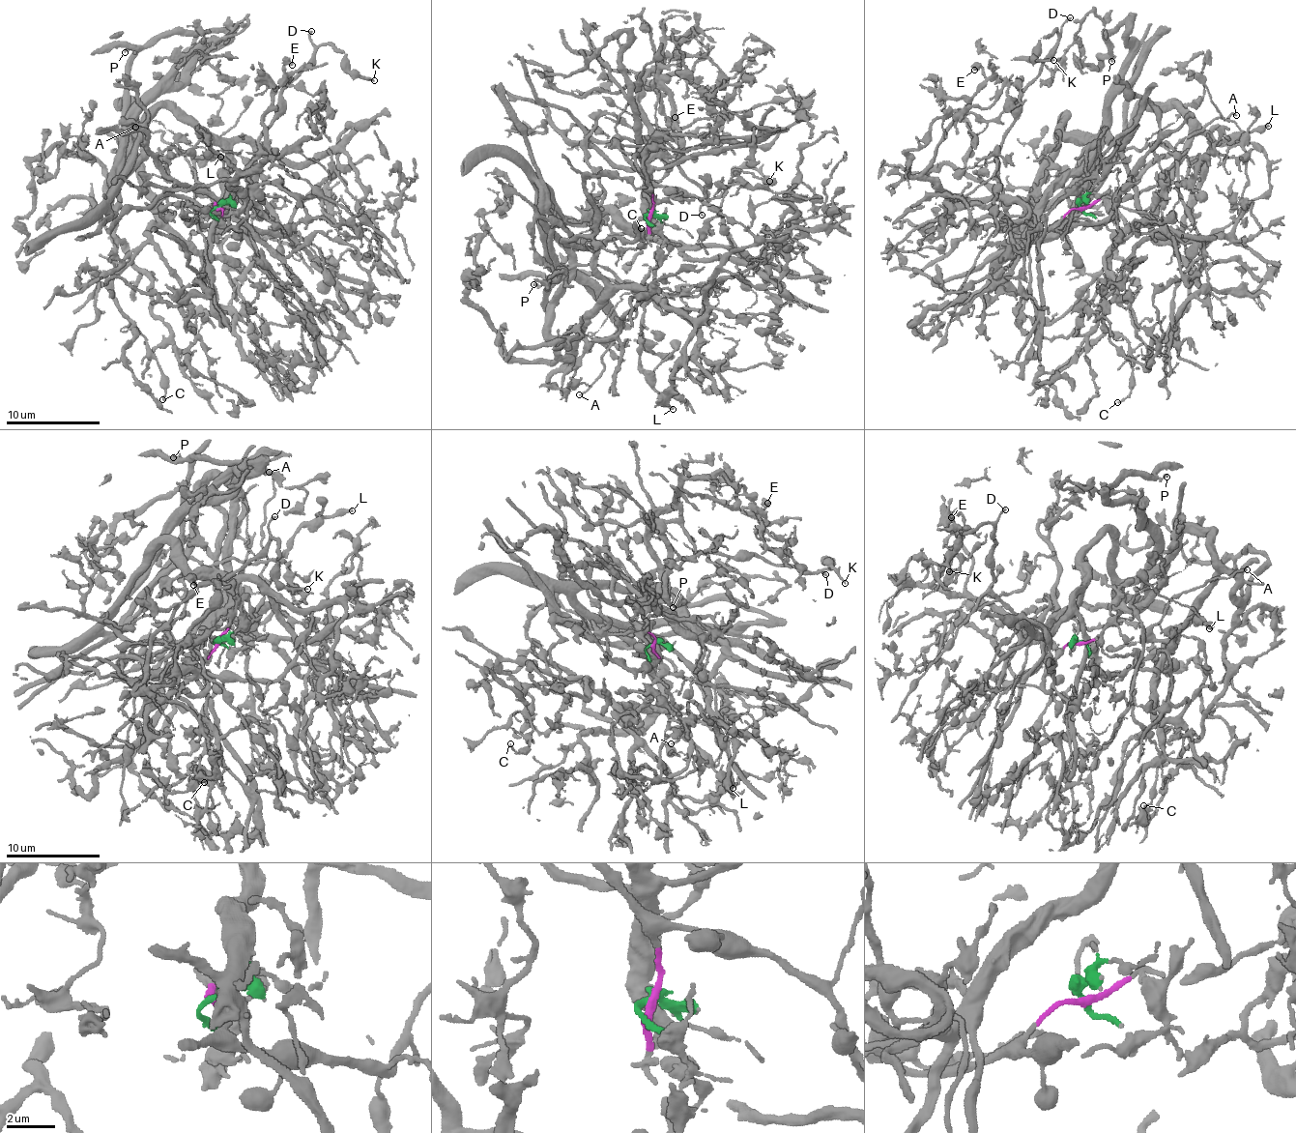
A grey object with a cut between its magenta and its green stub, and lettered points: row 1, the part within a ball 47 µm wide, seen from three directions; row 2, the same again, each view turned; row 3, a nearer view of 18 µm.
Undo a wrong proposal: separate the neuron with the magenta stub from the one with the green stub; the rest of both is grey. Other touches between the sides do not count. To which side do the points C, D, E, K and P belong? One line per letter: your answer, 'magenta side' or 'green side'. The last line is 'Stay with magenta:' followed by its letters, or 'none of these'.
C: green side
D: magenta side
E: green side
K: magenta side
P: green side
Stay with magenta: D, K

